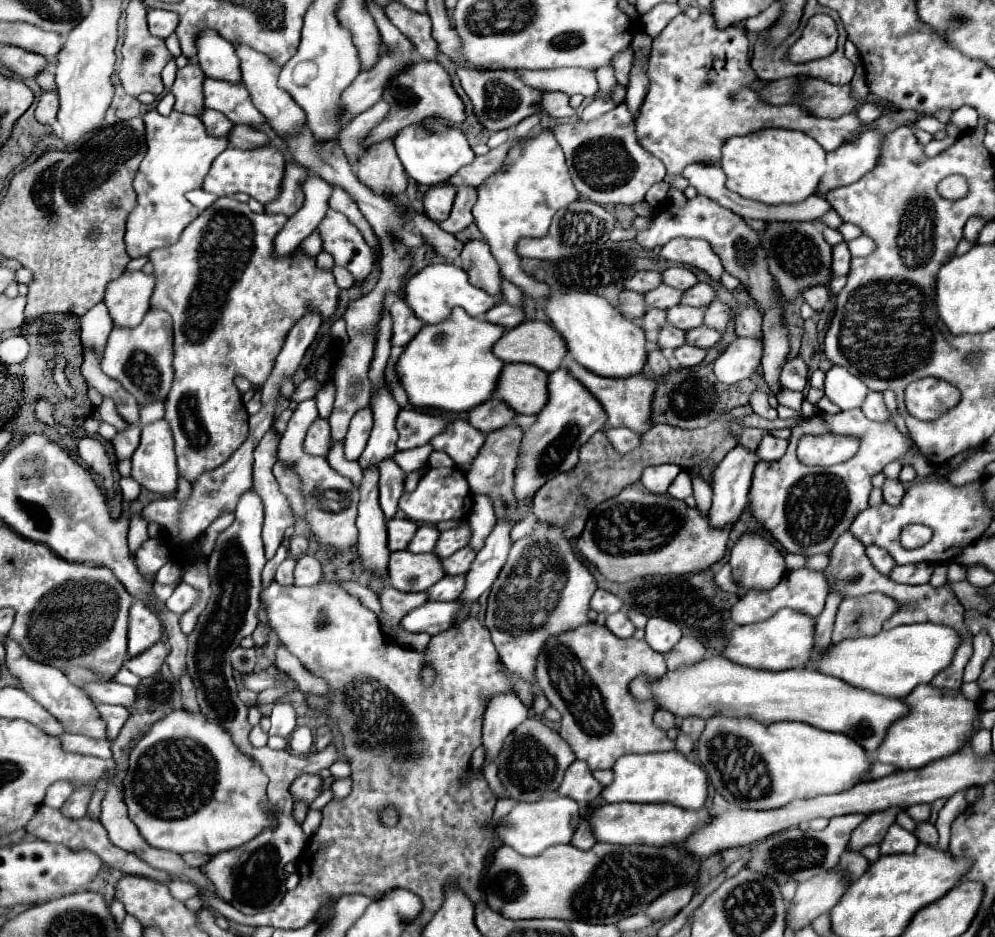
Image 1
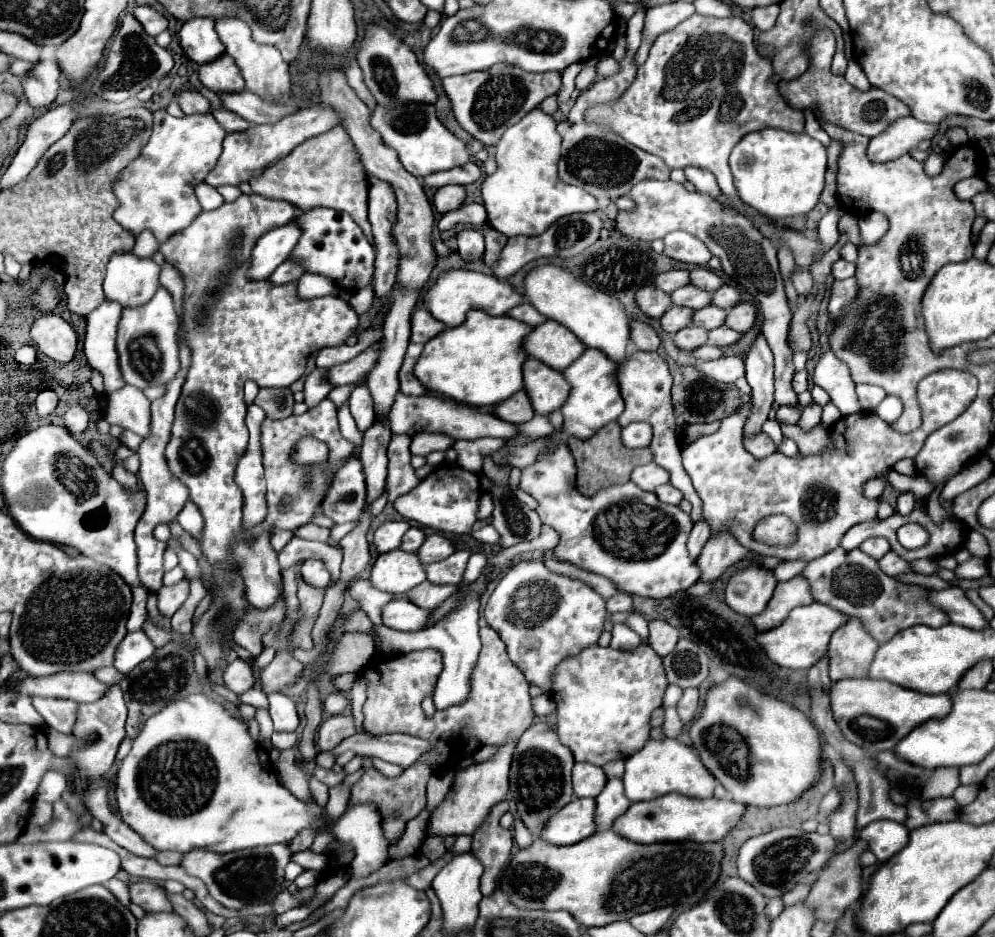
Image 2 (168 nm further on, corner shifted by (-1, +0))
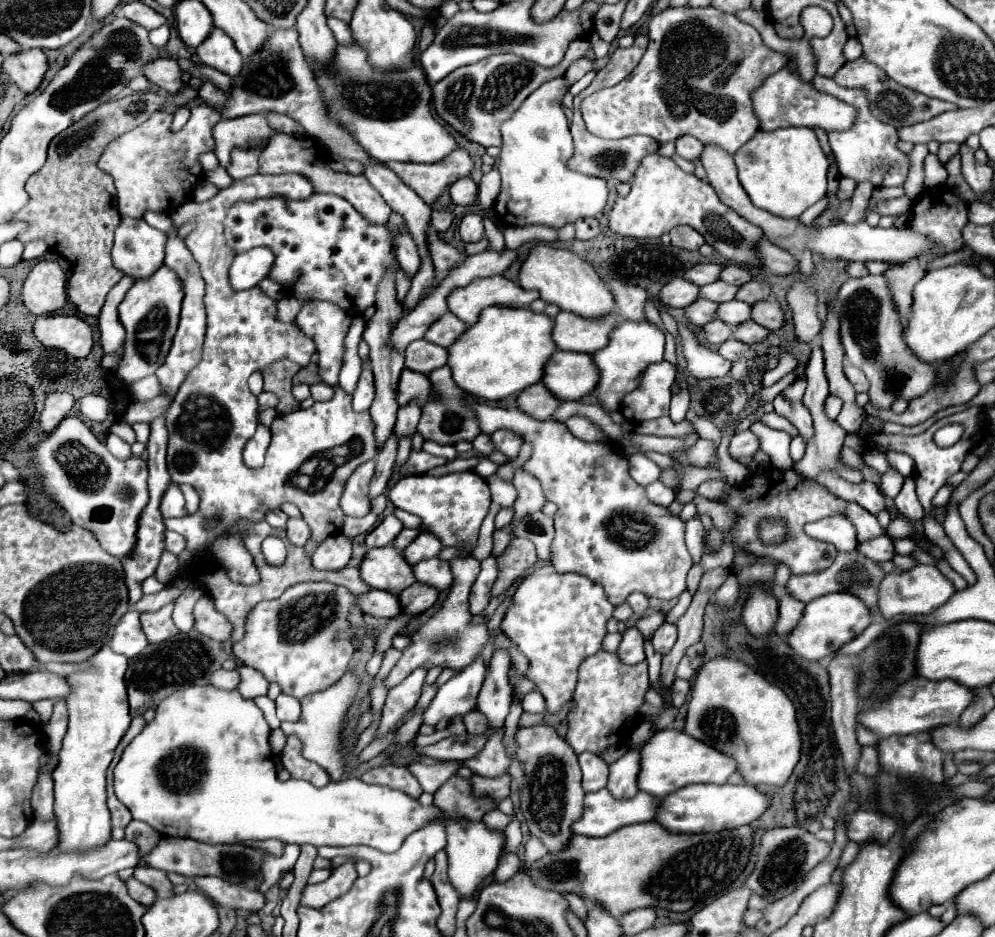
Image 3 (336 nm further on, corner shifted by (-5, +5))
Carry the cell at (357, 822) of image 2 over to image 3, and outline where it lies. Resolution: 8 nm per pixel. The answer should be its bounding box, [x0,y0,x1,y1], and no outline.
[114,685,506,897]

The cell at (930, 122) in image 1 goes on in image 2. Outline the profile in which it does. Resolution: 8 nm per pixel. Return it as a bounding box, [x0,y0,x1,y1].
[946,128,968,146]

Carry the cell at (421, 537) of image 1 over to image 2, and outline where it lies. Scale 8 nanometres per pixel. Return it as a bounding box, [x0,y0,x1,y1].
[400,528,426,552]

